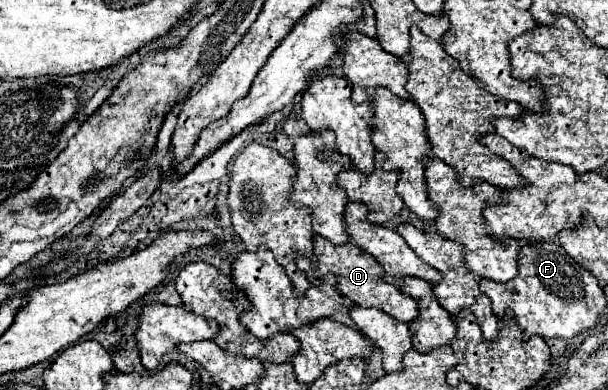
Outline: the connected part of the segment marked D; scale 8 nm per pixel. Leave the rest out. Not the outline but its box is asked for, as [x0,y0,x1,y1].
[297,237,417,323]

